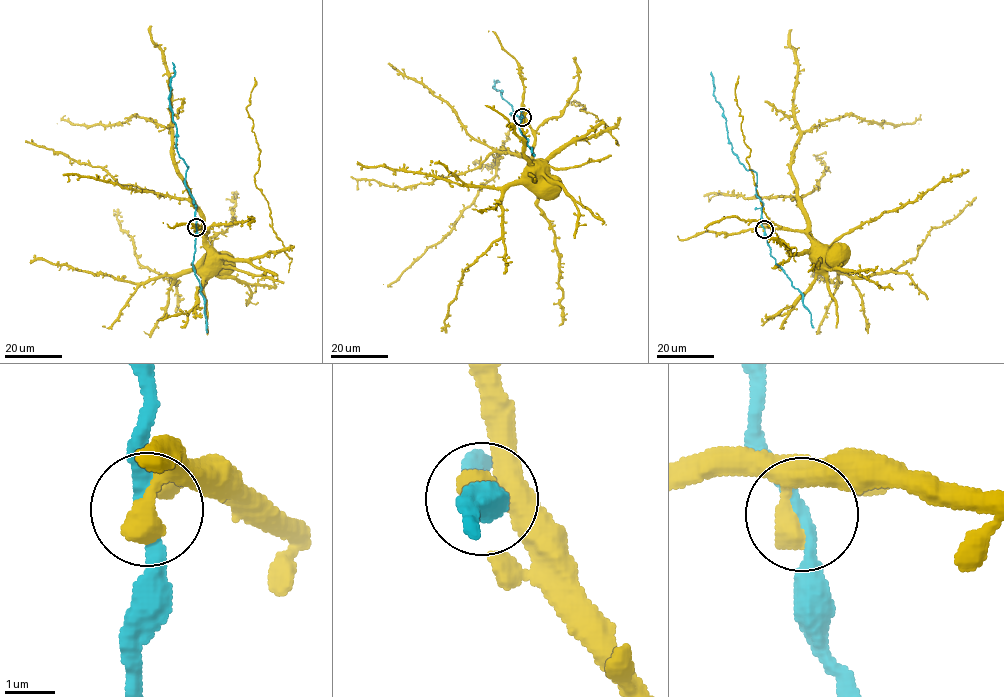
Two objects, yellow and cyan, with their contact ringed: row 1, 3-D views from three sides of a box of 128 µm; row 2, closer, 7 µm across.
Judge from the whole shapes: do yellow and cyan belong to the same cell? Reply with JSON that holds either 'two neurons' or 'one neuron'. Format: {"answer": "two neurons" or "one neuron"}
{"answer": "one neuron"}

